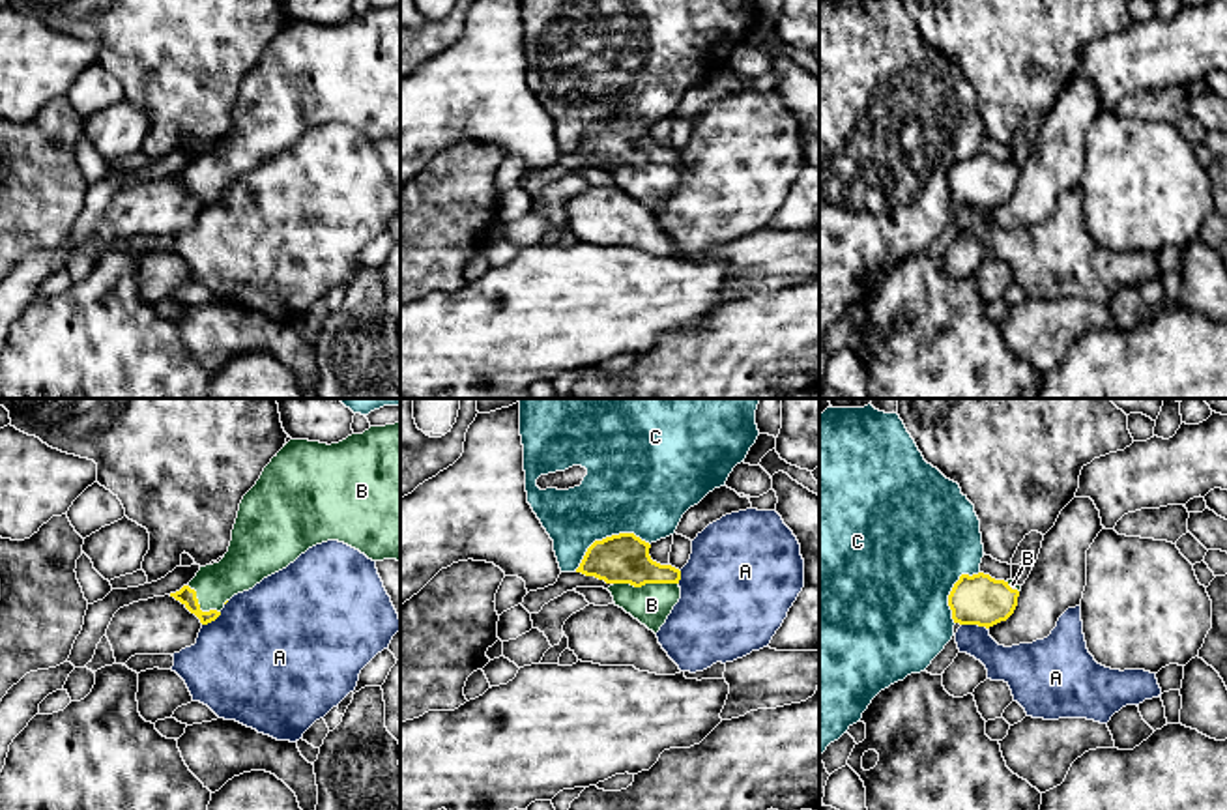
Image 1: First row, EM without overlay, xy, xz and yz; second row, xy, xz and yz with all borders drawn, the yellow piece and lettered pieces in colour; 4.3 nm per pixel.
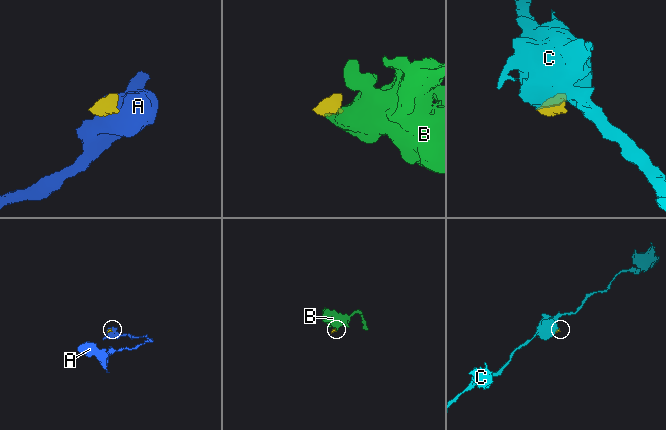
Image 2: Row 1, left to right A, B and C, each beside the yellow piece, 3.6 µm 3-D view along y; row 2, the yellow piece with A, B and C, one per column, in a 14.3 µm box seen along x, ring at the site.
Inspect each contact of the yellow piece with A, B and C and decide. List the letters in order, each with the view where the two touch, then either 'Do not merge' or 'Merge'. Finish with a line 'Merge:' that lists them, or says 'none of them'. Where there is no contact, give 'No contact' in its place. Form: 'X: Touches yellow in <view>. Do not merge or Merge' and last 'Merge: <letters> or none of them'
A: Touches yellow in yz. Do not merge
B: Touches yellow in xz. Merge
C: Touches yellow in xz. Do not merge
Merge: B

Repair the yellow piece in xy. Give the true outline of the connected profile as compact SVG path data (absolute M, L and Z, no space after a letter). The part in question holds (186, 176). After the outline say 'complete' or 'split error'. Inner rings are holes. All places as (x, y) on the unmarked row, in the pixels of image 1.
M400 2L370 7L331 26L290 21L243 77L224 138L200 148L196 157L170 178L208 206L234 176L253 170L327 122L344 123L372 142L400 142Z | split error

